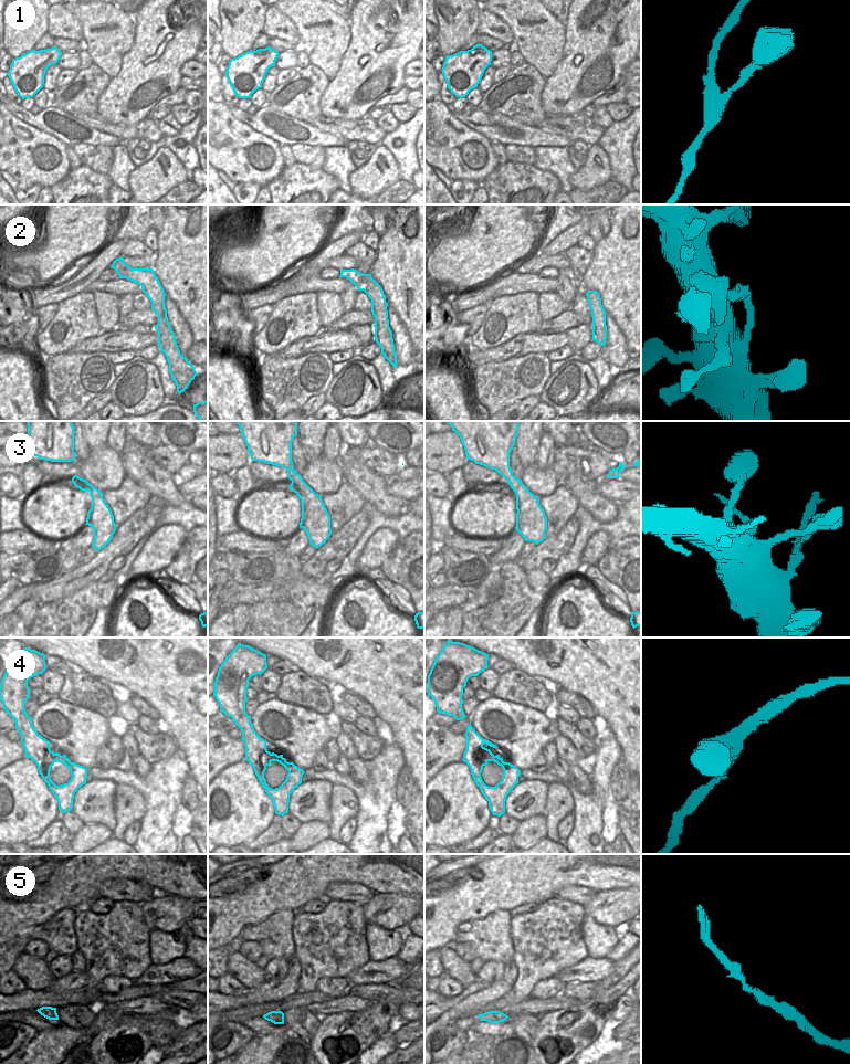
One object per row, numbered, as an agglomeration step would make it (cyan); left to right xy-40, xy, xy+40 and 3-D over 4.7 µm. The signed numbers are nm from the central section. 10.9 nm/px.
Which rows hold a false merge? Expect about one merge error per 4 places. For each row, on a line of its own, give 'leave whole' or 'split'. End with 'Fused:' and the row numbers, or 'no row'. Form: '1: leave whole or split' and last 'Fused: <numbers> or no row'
1: leave whole
2: leave whole
3: leave whole
4: leave whole
5: leave whole
Fused: no row

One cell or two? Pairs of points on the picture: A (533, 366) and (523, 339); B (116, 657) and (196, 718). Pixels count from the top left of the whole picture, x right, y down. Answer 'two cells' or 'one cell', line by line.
A: two cells
B: one cell

